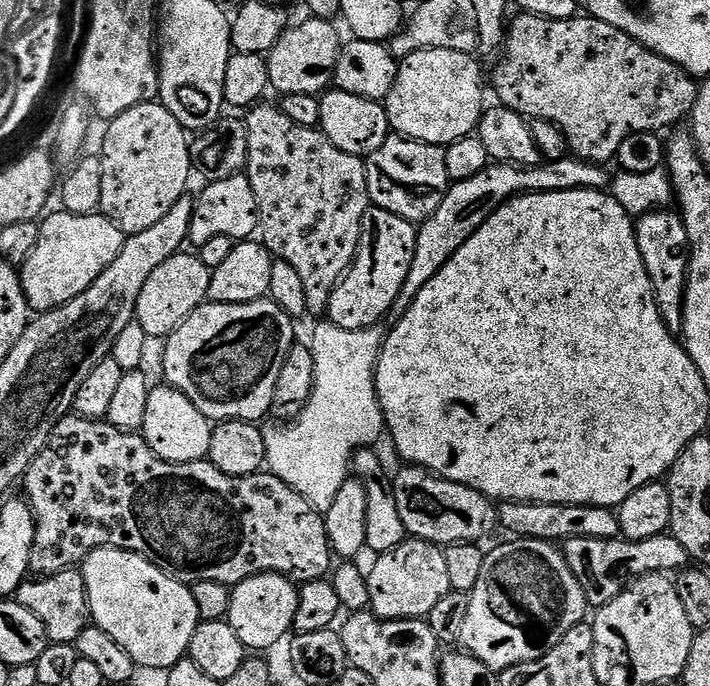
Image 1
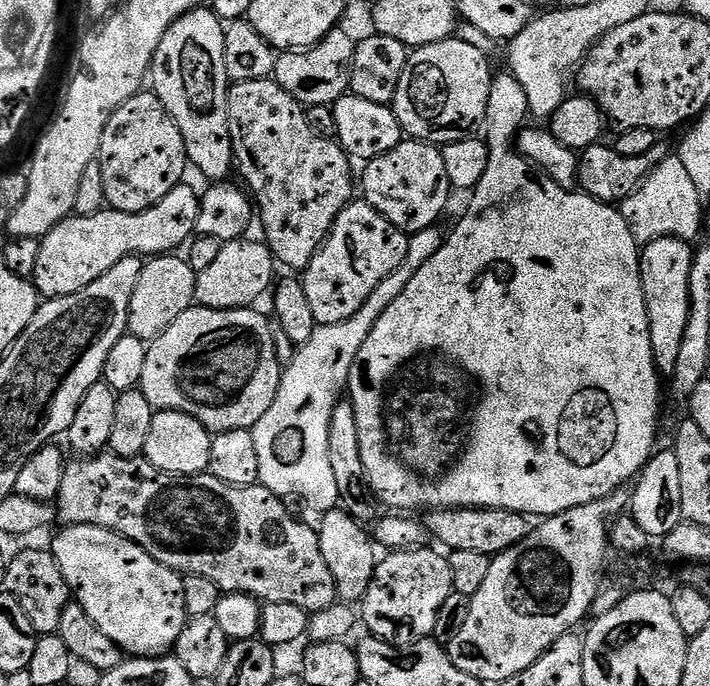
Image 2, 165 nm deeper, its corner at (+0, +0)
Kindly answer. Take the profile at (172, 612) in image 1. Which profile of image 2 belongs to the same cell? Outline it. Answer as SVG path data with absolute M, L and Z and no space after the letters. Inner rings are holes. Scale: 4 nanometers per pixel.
M69 524L52 540L50 551L70 586L75 603L90 614L94 626L129 657L171 653L190 619L181 573L158 562L142 546L108 528Z

